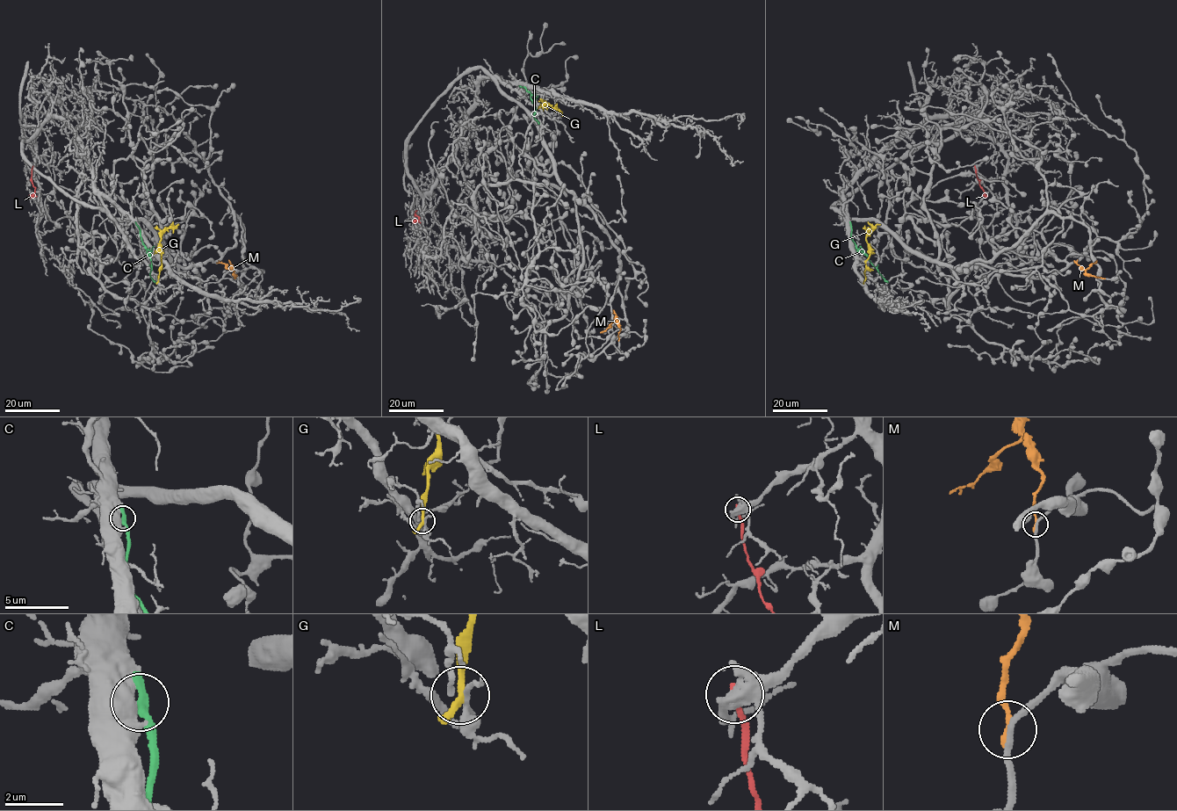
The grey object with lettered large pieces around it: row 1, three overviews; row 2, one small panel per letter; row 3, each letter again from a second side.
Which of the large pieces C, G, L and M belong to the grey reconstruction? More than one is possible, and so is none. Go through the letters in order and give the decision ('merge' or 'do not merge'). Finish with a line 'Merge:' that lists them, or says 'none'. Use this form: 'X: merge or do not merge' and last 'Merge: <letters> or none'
C: do not merge
G: do not merge
L: do not merge
M: do not merge
Merge: none

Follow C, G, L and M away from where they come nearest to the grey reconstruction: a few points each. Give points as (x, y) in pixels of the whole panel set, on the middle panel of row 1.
C: (521, 86), (530, 93), (535, 106), (534, 118), (539, 124)
G: (542, 99), (545, 105), (545, 102), (558, 108), (562, 116)
L: (416, 210), (415, 213), (419, 218), (417, 220), (420, 222)
M: (618, 339), (619, 324), (617, 321), (600, 333)

